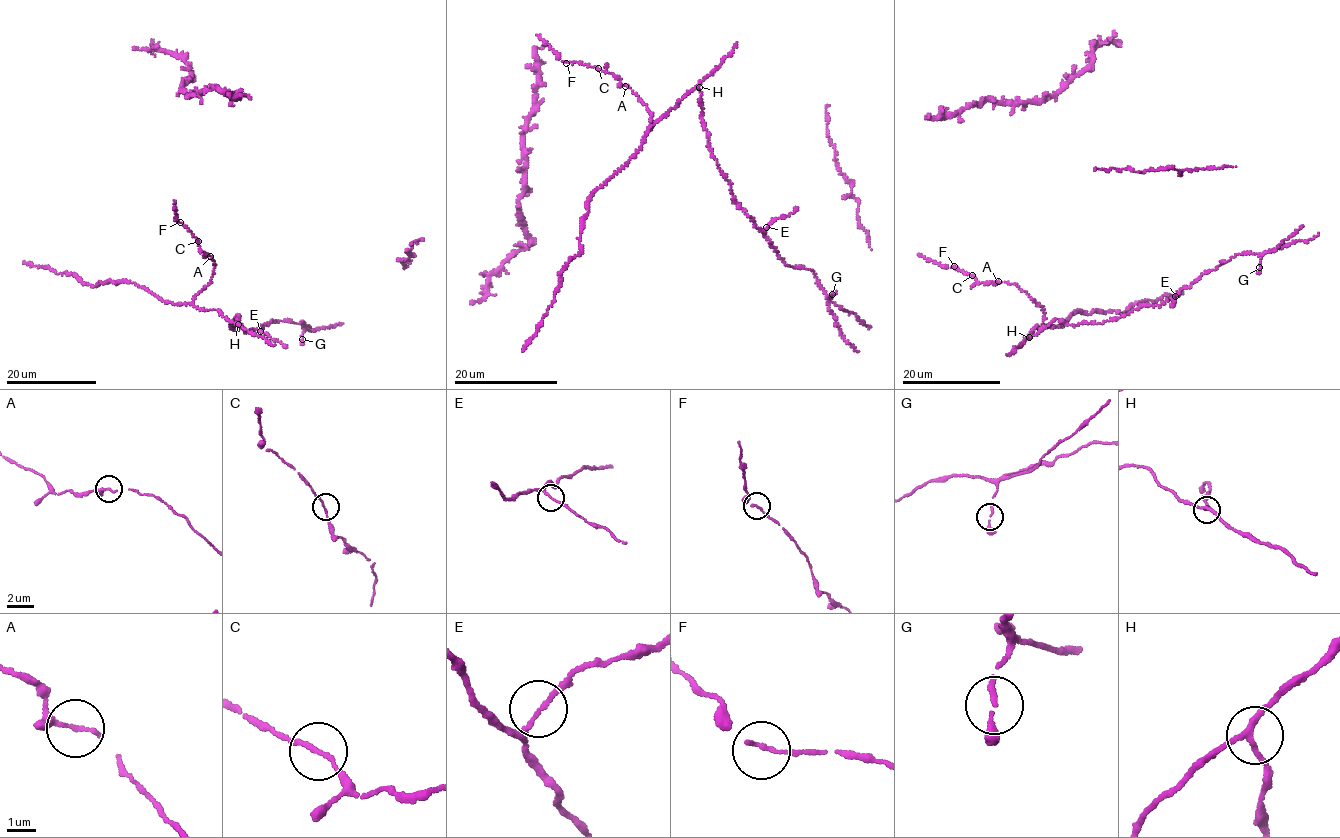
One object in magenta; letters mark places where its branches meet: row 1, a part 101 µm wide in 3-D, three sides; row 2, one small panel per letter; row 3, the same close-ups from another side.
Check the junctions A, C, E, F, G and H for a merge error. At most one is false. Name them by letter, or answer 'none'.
none

